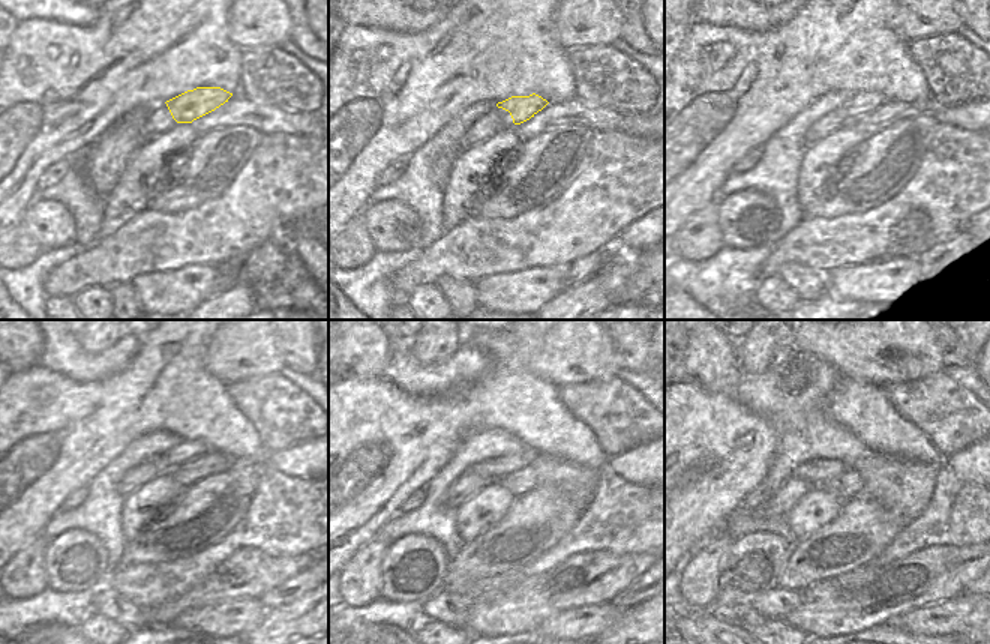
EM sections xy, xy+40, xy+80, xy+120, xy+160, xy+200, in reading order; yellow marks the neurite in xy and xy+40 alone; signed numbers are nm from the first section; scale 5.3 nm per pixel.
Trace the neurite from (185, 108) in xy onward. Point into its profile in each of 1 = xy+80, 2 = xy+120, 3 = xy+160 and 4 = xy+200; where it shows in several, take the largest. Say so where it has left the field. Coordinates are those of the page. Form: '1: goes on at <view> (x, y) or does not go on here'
1: goes on at xy+80 (857, 105)
2: goes on at xy+120 (185, 452)
3: goes on at xy+160 (489, 469)
4: goes on at xy+200 (816, 472)

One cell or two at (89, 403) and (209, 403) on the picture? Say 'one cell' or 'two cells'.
one cell

